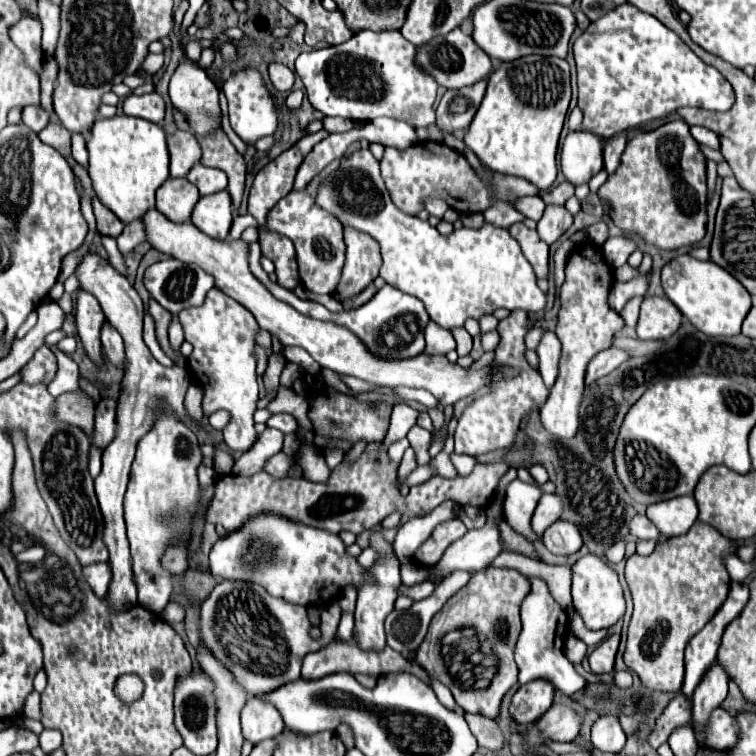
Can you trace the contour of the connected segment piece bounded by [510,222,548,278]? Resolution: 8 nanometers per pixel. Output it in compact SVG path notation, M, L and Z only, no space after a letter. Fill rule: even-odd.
M522 222L512 224L510 230L512 230L512 236L520 242L522 252L526 260L532 264L536 276L546 278L548 276L548 244L538 238L536 230L528 230Z

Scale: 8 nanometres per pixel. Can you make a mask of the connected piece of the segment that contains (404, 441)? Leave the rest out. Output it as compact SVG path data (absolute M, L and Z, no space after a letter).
M400 438L400 440L396 440L396 442L388 448L390 458L392 458L394 462L400 462L400 460L402 460L402 454L404 454L404 450L406 450L408 446L410 446L410 444L408 444L408 438Z

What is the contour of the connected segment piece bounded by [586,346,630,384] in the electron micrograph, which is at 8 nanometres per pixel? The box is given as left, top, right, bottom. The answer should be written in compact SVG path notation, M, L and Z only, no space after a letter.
M610 346L608 350L602 350L598 352L592 362L588 364L588 370L586 370L586 384L592 384L596 378L600 376L606 376L608 372L616 370L622 362L626 362L630 358L628 352L616 348L616 346Z

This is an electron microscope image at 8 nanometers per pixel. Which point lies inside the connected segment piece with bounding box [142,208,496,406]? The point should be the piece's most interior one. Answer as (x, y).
(332, 346)

